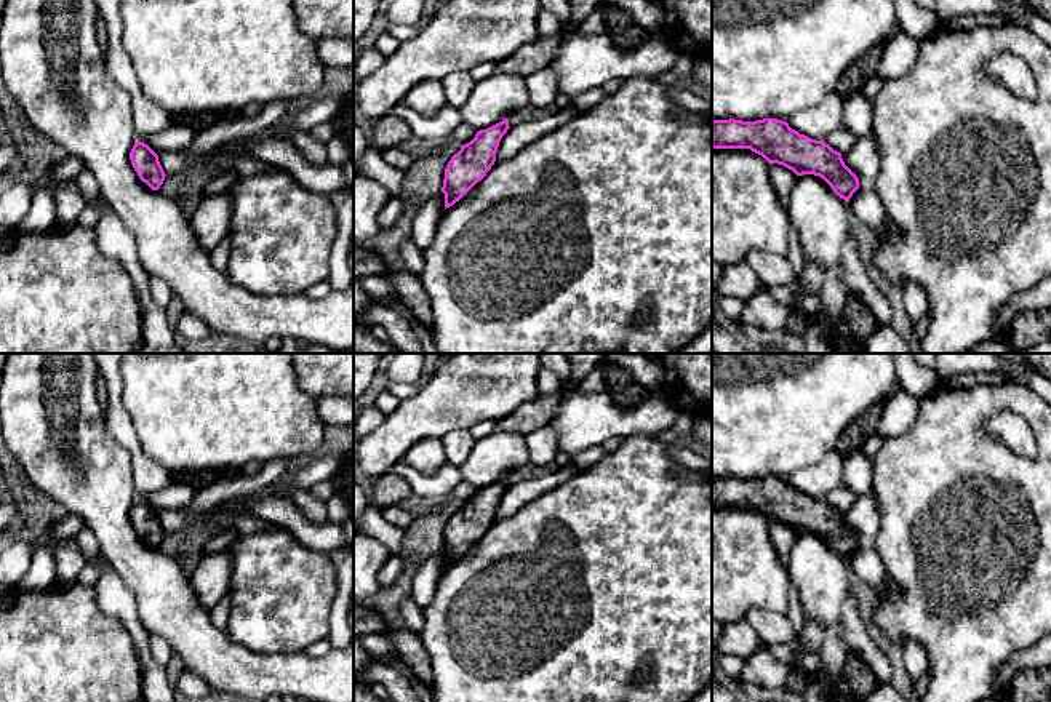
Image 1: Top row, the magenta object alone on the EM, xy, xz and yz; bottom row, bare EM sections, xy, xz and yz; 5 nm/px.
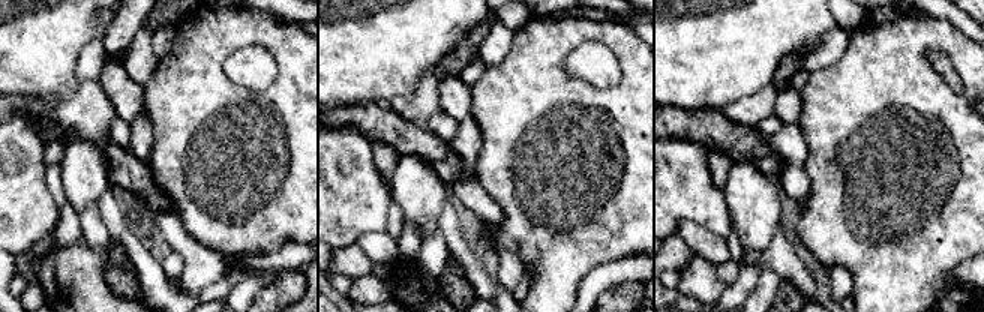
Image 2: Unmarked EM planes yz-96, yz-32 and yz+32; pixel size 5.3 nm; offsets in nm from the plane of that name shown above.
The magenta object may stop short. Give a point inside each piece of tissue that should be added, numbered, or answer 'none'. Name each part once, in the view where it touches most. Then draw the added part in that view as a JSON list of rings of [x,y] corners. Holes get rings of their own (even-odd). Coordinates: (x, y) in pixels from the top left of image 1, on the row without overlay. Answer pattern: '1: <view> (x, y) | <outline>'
none

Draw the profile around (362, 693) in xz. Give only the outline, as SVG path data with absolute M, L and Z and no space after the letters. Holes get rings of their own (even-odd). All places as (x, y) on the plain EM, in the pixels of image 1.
M354 683L354 702L390 702L373 694L370 684Z

